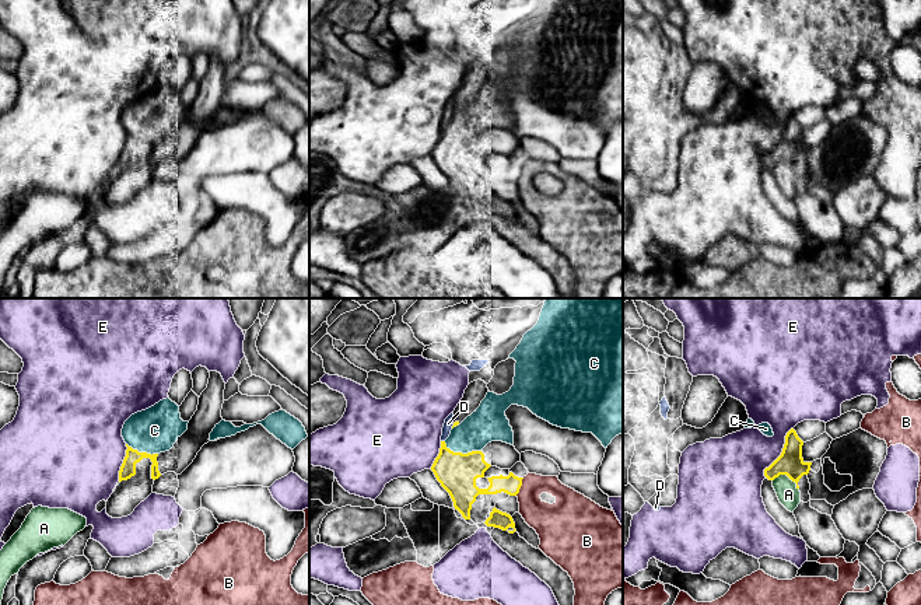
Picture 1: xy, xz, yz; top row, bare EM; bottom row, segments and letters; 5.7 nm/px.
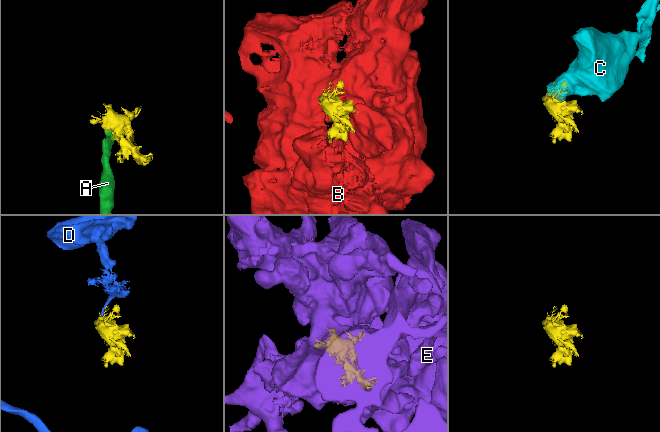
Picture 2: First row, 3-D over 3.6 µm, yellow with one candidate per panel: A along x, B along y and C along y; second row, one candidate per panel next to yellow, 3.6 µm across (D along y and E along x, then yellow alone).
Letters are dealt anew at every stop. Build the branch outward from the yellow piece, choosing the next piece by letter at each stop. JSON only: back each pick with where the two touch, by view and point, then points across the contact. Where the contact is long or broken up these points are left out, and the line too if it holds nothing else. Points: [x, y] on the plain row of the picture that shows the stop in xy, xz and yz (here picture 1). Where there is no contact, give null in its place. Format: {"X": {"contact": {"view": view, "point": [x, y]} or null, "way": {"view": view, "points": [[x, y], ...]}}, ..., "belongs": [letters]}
{"C": {"contact": {"view": "xz", "point": [461, 139]}}, "belongs": ["C"]}

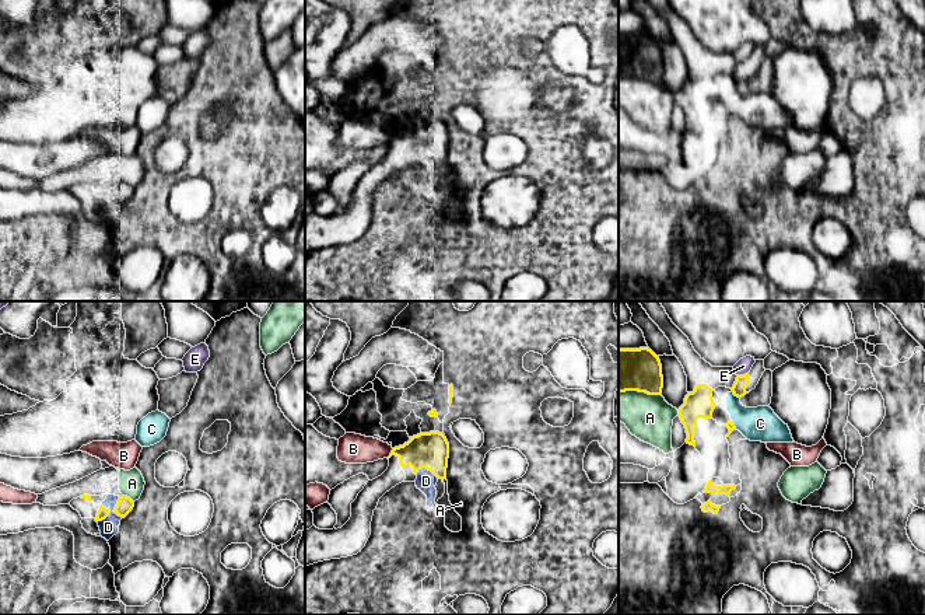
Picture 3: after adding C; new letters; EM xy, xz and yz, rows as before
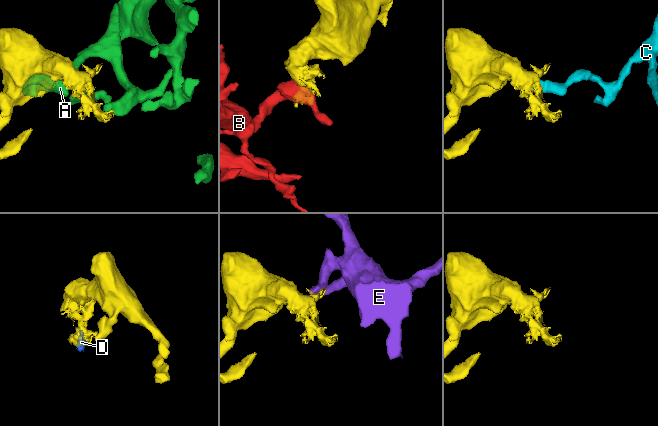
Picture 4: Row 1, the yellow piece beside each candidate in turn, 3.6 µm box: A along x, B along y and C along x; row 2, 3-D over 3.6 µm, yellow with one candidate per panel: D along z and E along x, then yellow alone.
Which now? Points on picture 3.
{"D": {"contact": {"view": "xy", "point": [109, 198]}}, "belongs": ["D"]}

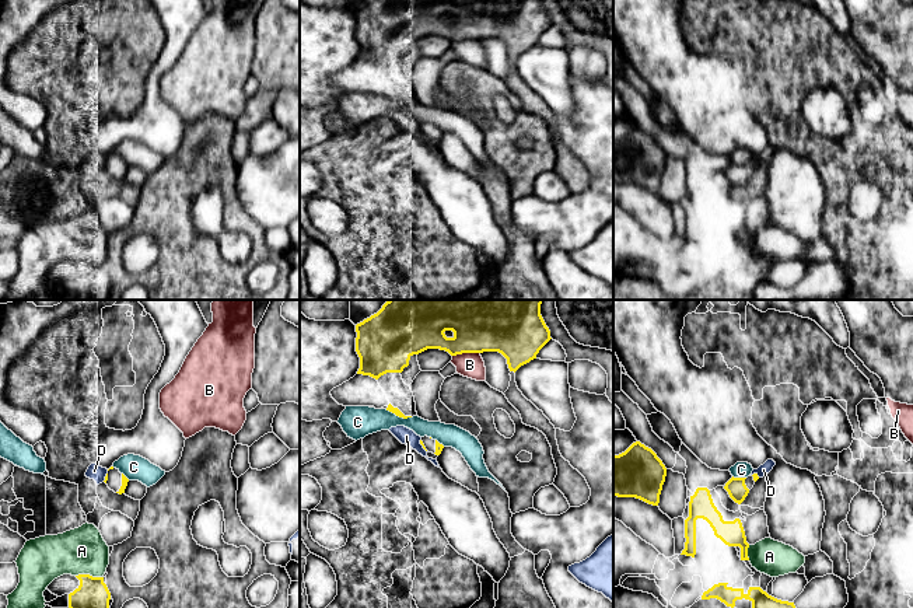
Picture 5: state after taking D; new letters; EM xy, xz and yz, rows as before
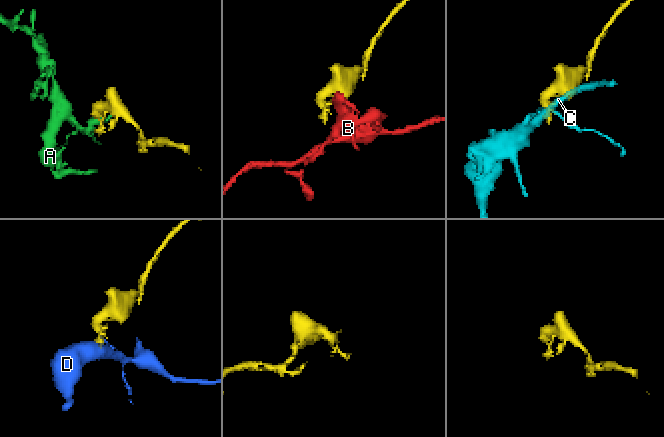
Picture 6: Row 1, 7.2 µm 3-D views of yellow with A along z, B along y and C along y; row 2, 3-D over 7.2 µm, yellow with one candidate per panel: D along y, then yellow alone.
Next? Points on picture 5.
{"belongs": []}

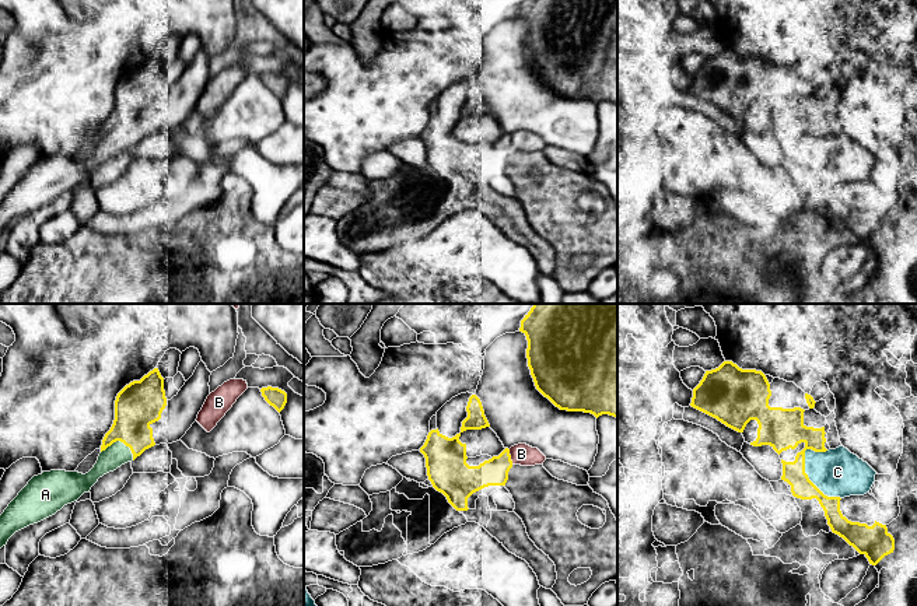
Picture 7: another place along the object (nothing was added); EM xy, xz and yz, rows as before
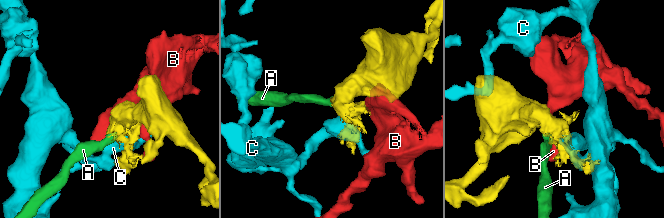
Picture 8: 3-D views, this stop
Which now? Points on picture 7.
{"belongs": []}

